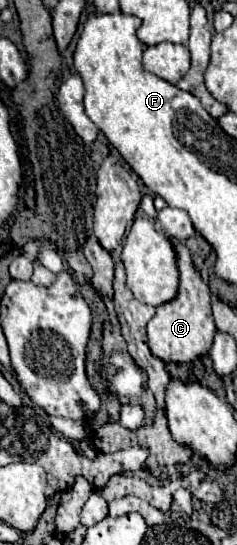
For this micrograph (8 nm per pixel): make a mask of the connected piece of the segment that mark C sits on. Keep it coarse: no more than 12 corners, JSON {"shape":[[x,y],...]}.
{"shape":[[179,240],[175,300],[147,324],[163,362],[193,362],[217,332],[209,286]]}

